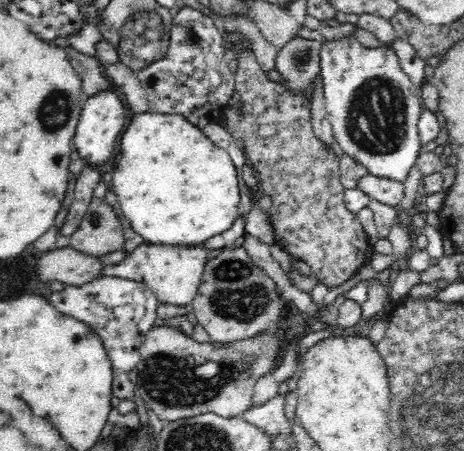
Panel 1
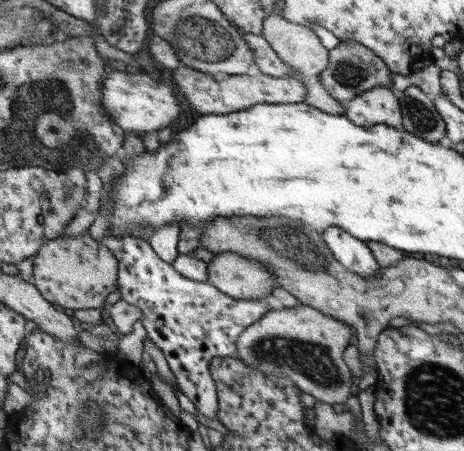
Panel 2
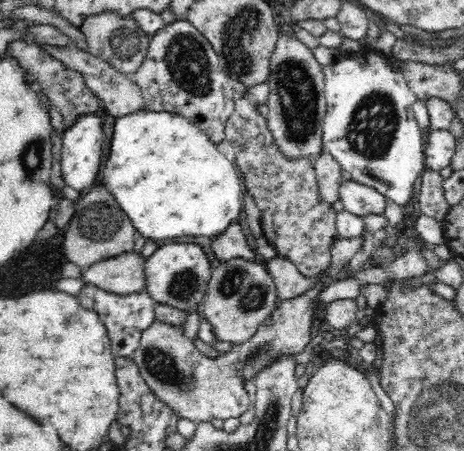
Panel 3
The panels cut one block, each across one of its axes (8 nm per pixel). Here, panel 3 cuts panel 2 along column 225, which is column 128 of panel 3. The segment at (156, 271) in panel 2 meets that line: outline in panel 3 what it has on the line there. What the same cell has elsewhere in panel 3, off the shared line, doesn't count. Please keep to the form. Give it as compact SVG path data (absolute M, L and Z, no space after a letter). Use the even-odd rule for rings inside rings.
M84 286L80 290L80 294L76 296L80 308L96 312L100 322L108 328L110 334L110 352L114 354L114 358L130 358L138 348L140 348L140 340L146 328L150 328L158 318L156 318L156 308L158 302L146 292L130 292L130 294L112 294L106 292L98 286Z

